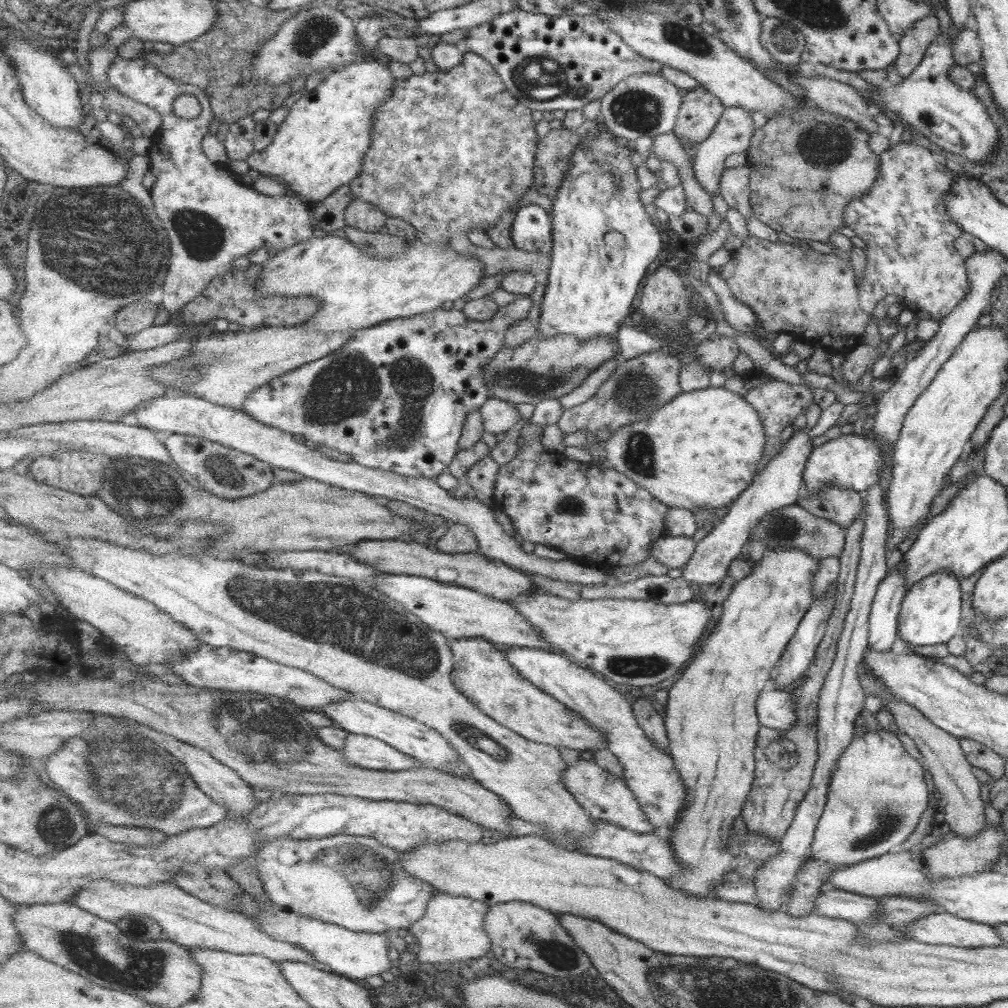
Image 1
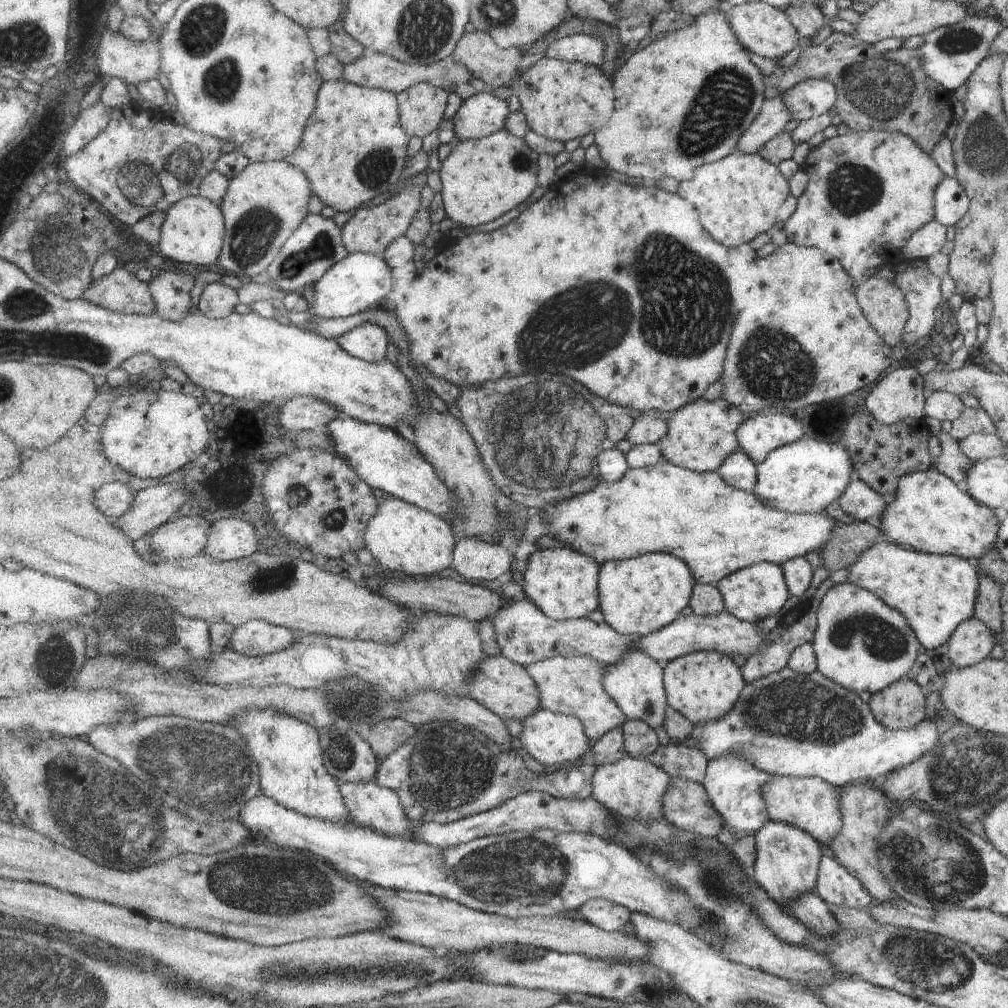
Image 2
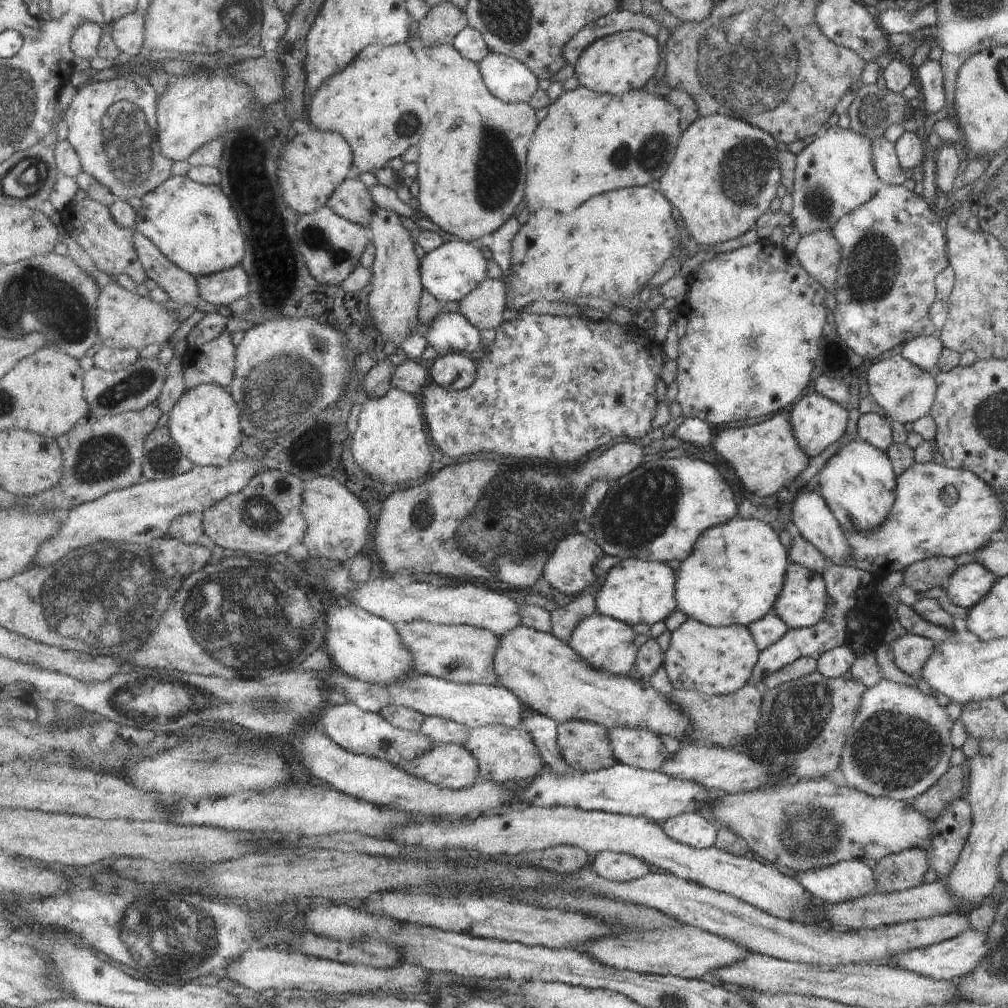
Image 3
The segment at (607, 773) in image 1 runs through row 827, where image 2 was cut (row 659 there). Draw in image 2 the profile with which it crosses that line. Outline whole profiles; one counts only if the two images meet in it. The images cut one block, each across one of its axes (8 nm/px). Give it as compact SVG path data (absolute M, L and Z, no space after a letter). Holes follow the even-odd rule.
M636 648L618 663L604 666L604 683L609 696L622 708L629 719L639 719L654 729L665 726L669 710L669 695L665 684L665 669L644 651Z

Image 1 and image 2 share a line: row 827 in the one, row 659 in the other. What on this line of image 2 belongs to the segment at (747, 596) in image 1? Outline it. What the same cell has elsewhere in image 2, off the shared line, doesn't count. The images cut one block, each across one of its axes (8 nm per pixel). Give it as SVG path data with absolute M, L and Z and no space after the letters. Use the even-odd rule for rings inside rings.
M701 651L673 661L665 668L669 704L684 714L694 725L721 718L736 705L746 684L740 668L730 656L715 651Z

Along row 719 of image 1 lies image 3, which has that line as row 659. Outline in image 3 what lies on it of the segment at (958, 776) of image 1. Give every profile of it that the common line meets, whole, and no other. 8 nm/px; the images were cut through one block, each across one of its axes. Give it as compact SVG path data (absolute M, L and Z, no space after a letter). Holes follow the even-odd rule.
M907 633L896 638L890 648L894 652L898 668L913 678L919 678L920 670L932 656L936 645L937 643L929 638Z

